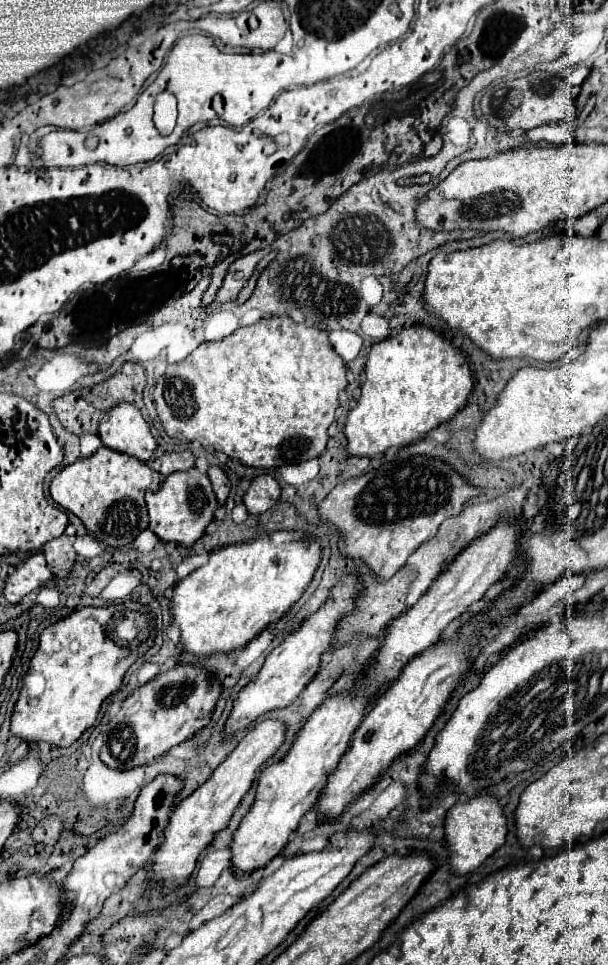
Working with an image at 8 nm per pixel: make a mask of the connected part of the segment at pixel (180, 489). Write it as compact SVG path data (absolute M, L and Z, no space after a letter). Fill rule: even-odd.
M190 468L186 472L174 472L166 476L158 492L146 492L146 506L150 514L150 530L162 542L174 542L182 546L194 544L206 530L206 526L214 520L214 512L218 510L218 500L212 490L212 484L206 474L198 468Z

